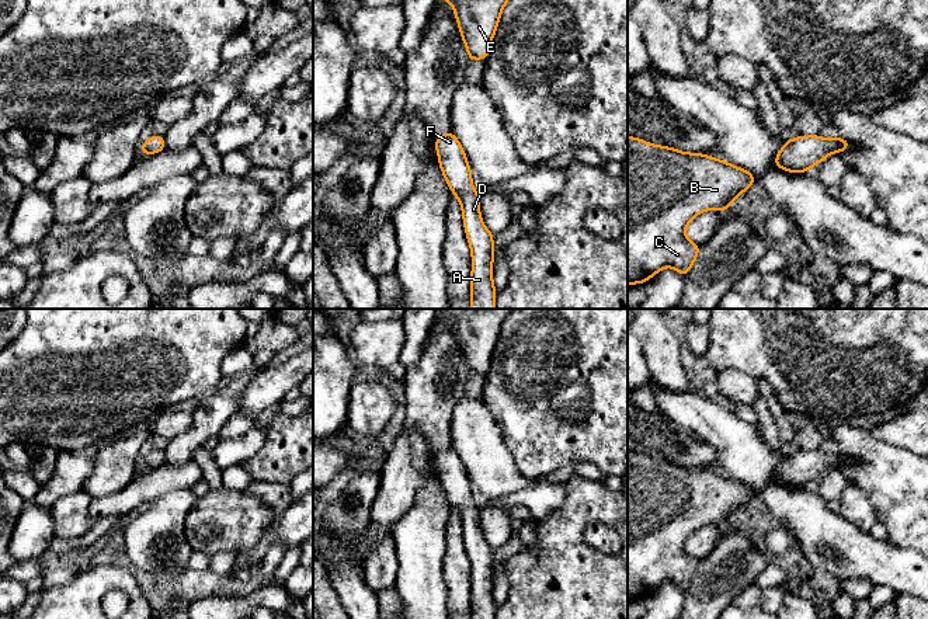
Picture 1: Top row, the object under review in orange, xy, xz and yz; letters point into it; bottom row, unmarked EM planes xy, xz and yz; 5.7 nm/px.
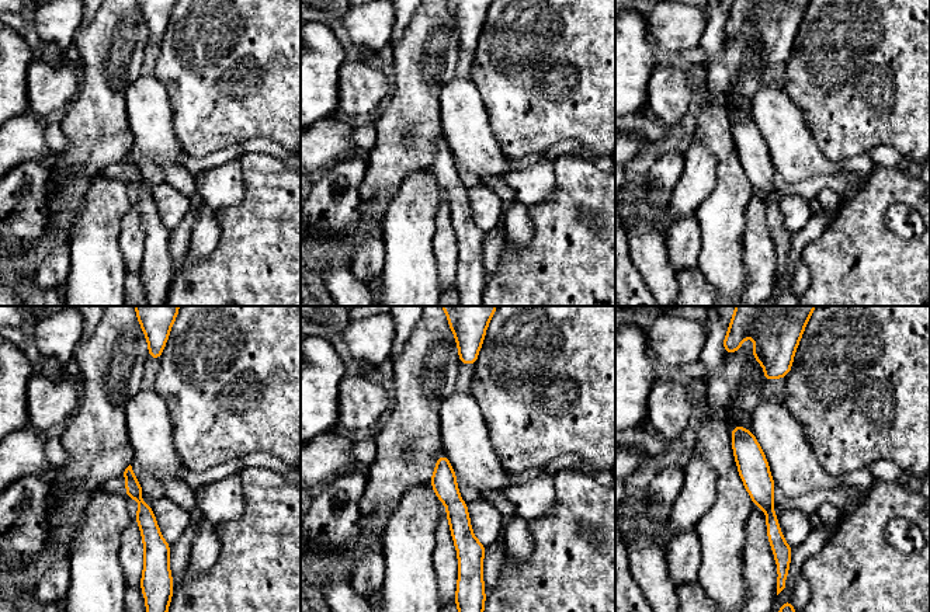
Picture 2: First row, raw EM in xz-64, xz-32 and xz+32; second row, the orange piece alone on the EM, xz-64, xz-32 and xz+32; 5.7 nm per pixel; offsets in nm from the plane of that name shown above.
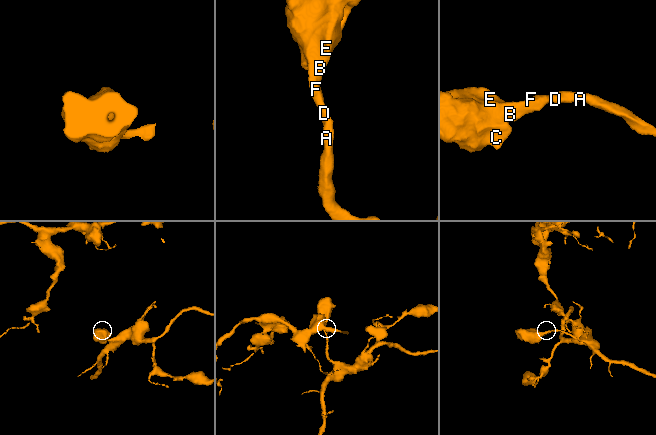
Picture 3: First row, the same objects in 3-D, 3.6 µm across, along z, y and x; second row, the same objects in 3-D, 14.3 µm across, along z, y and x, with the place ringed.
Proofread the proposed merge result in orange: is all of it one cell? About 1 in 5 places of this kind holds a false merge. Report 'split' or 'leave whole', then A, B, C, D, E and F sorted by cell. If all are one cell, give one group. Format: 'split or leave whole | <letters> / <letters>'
leave whole | A B C D E F

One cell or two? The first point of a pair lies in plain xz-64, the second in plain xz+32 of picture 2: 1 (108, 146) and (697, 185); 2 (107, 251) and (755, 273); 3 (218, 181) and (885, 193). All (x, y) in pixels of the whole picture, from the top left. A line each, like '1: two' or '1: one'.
1: one
2: two
3: two

